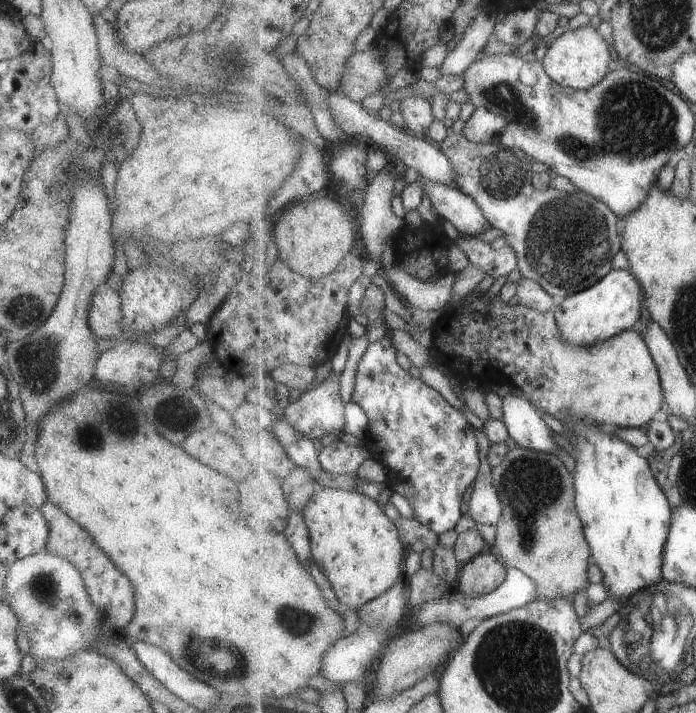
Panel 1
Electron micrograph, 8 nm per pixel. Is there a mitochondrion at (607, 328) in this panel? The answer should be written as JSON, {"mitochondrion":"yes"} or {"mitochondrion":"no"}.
{"mitochondrion":"no"}

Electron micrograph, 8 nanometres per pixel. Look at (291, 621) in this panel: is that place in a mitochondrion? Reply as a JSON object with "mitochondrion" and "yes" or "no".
{"mitochondrion":"yes"}

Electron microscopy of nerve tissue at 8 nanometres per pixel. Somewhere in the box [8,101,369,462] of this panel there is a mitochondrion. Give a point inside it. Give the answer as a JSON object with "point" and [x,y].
{"point":[53,183]}

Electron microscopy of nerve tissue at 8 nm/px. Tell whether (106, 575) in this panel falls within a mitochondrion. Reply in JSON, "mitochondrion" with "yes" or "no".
{"mitochondrion":"no"}

